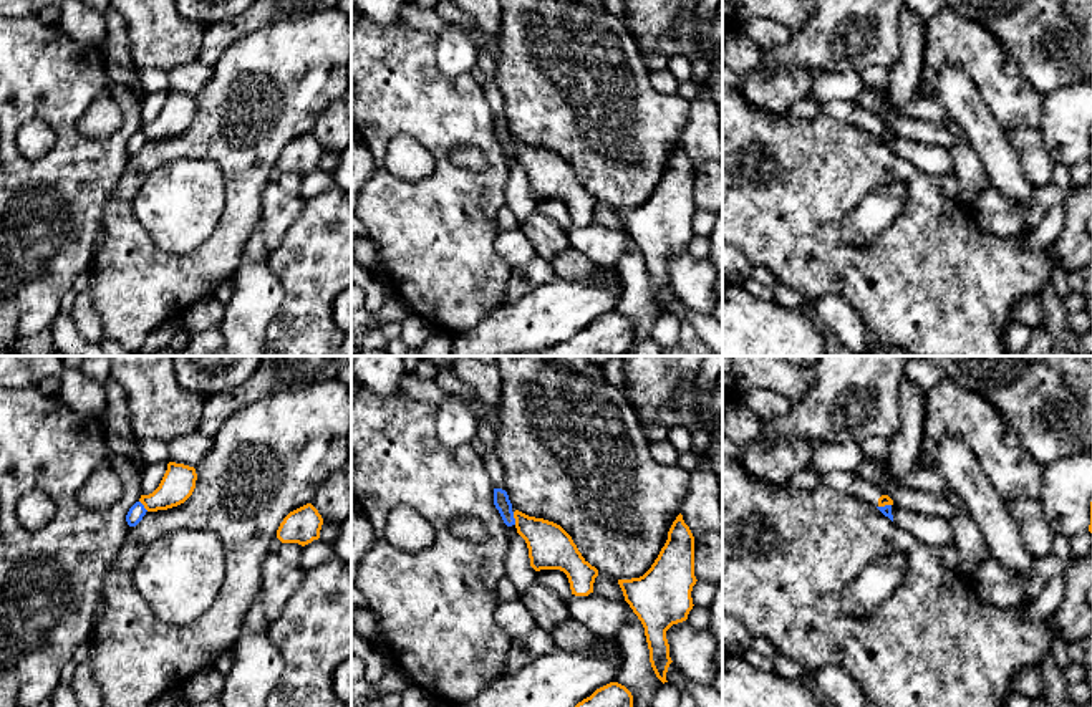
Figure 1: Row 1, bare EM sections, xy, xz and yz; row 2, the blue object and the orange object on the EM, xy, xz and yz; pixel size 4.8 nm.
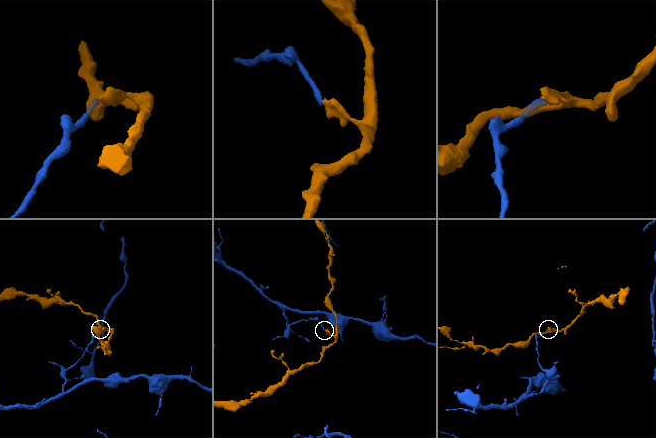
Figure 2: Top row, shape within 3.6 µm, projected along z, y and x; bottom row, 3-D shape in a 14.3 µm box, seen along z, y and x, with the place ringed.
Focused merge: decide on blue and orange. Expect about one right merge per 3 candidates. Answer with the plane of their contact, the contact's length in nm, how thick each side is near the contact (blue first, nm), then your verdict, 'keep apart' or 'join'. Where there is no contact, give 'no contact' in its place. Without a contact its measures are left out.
meets blue in xz; contact 70 nm long; 80 nm thick on the blue side, 220 nm on the other; keep apart

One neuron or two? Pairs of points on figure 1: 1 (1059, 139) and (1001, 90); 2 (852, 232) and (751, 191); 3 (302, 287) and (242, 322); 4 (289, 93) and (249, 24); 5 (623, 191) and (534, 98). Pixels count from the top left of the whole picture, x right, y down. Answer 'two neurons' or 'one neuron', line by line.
1: two neurons
2: two neurons
3: two neurons
4: two neurons
5: one neuron

